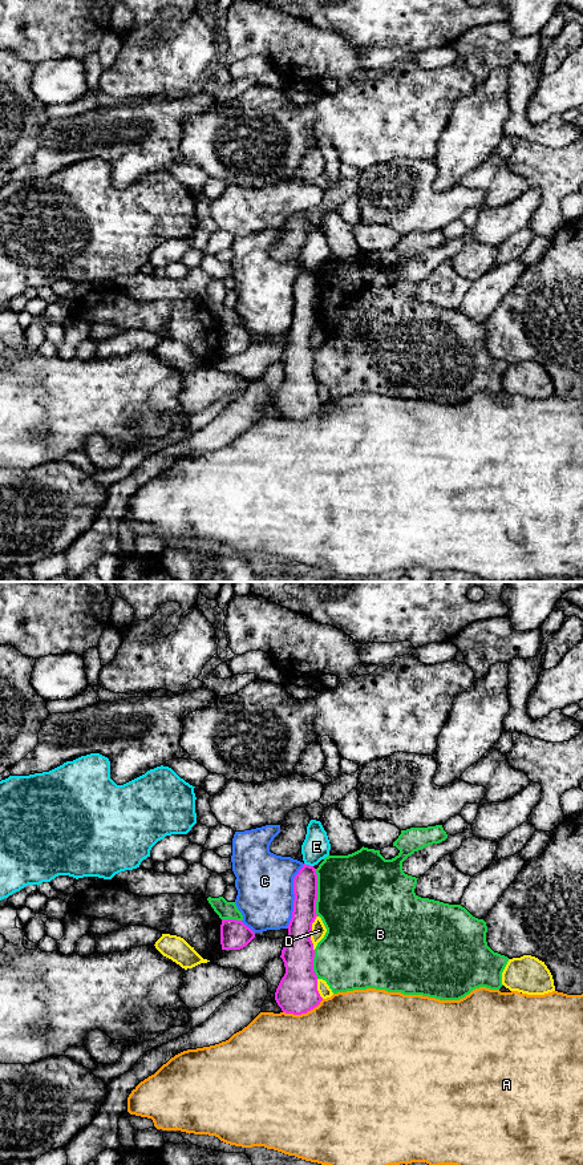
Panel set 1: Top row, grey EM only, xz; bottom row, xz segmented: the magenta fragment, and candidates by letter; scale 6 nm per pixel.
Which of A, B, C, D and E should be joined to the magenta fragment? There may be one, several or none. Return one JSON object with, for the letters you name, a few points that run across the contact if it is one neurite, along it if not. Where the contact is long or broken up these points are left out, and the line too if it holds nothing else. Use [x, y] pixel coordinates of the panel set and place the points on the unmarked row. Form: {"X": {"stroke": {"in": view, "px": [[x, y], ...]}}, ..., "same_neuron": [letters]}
{"same_neuron": []}

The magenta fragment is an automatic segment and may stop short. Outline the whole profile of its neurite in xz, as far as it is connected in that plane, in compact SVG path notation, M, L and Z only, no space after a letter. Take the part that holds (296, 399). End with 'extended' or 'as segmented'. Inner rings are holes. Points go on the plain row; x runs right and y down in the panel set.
M304 268L295 280L293 299L288 341L280 360L286 379L276 393L275 405L283 417L301 420L323 405L317 396L315 355L311 345L312 328L317 321L317 279L313 271Z; as segmented

